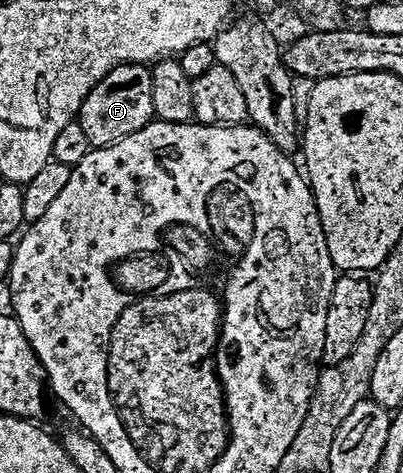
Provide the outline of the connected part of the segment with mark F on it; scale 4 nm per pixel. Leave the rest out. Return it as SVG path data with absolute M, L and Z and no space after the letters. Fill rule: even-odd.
M119 63L90 90L82 101L77 121L85 131L92 147L107 146L117 139L131 135L154 119L152 76L144 63Z

